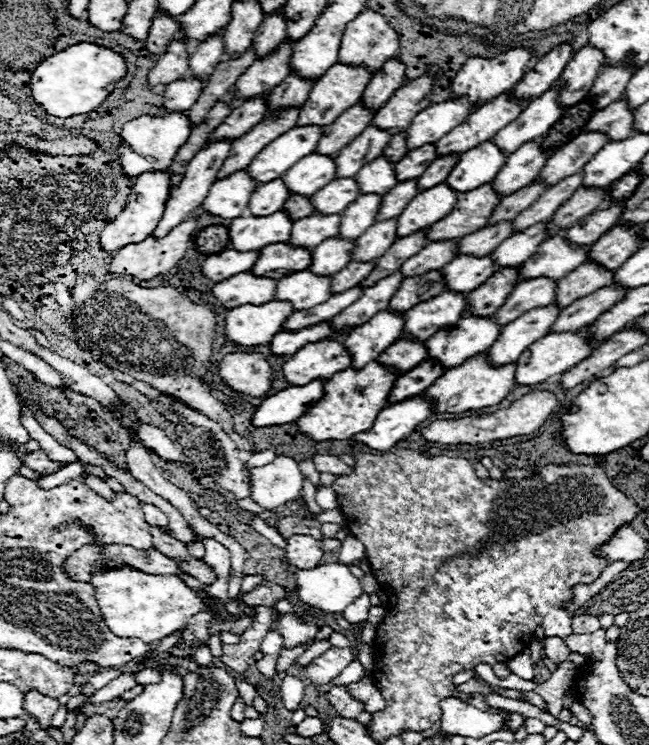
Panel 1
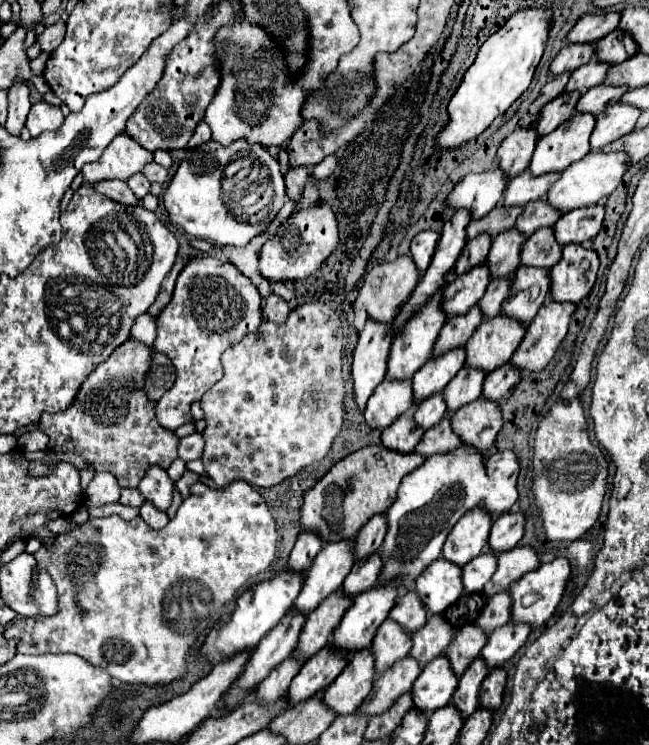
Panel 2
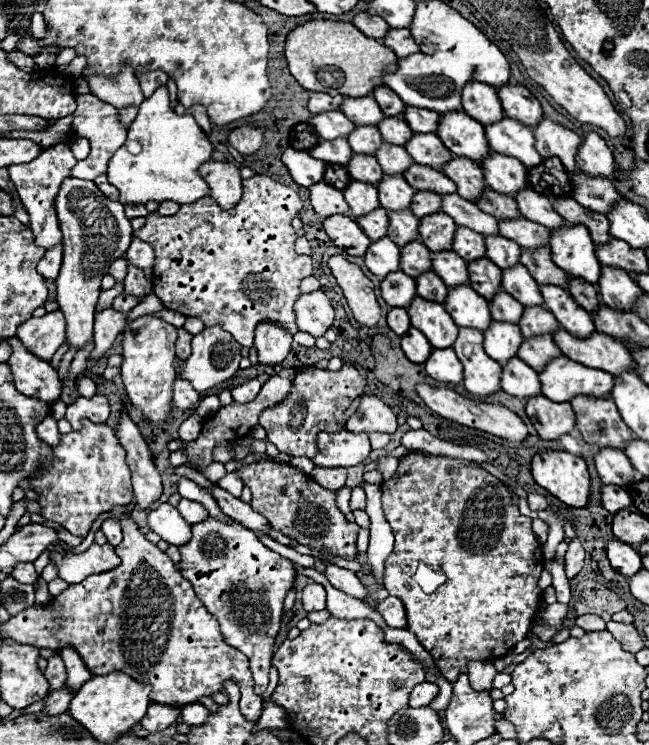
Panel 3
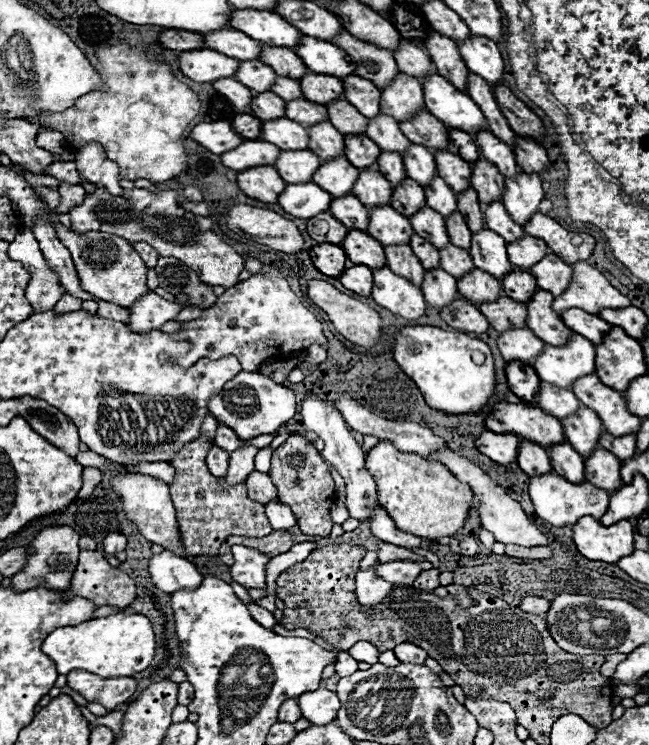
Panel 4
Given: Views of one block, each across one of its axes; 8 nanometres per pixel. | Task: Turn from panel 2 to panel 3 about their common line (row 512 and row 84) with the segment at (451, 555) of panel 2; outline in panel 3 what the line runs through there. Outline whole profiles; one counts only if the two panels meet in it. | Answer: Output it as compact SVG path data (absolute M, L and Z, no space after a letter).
M472 80L468 86L464 86L462 102L464 112L474 120L478 120L480 124L492 124L504 118L504 110L498 100L496 88L484 86L484 82Z

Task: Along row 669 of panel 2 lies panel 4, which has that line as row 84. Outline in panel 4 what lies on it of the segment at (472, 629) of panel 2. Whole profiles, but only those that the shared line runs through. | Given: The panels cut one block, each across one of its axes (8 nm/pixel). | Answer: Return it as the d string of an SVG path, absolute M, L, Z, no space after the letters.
M438 32L428 34L426 50L438 70L440 76L444 76L448 82L452 82L460 92L466 92L466 80L468 80L468 68L460 56L458 44Z

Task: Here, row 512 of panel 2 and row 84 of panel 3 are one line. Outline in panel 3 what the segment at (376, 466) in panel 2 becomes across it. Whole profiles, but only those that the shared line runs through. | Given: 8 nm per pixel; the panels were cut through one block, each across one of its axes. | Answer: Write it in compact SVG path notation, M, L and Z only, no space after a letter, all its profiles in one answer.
M312 20L302 26L296 26L286 36L284 54L292 76L306 90L326 94L370 96L376 86L384 86L384 72L396 70L396 54L378 40L364 36L350 22Z

